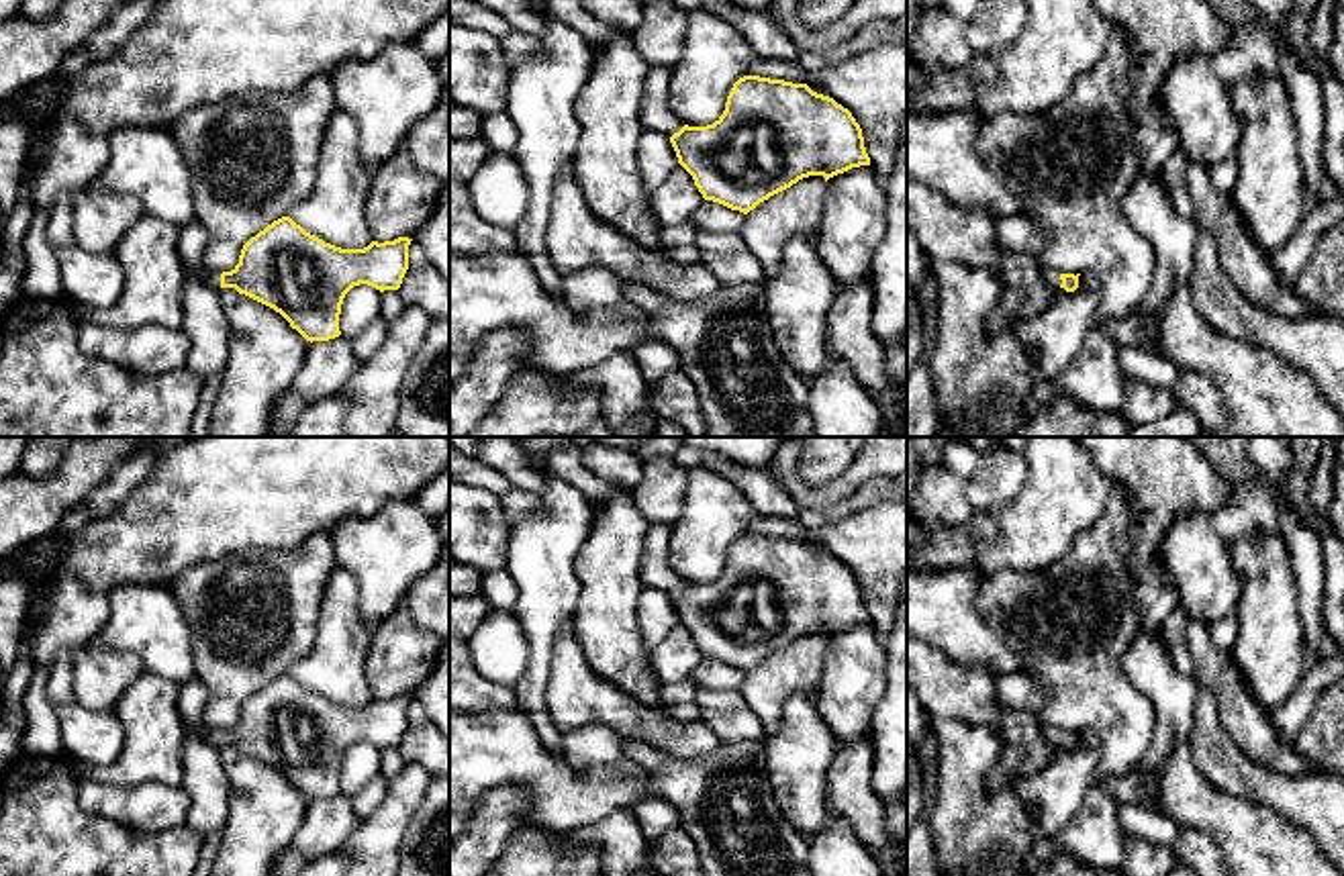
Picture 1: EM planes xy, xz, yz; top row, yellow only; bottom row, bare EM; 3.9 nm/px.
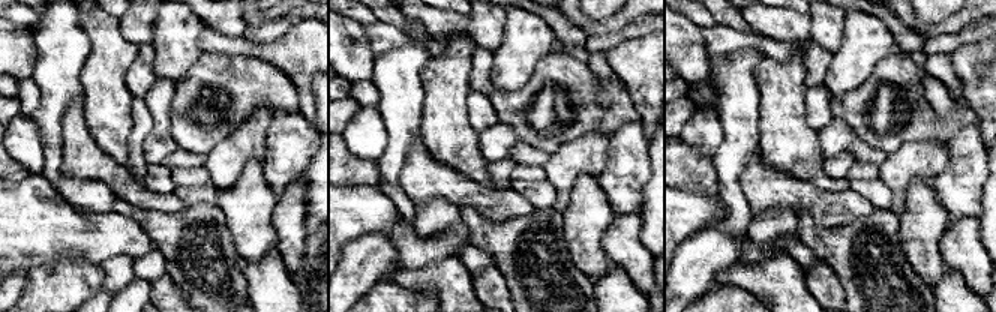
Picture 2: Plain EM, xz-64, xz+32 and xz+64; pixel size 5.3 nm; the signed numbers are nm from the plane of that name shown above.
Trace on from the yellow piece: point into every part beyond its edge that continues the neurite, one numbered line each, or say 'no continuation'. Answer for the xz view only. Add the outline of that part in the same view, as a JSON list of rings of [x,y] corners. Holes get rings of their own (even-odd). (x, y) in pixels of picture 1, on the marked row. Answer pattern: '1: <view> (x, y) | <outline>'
1: xz (656, 115) | [[[652,65],[645,78],[645,90],[639,102],[639,123],[645,131],[666,137],[678,133],[684,123],[670,108],[672,69]]]

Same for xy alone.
1: xy (193, 237) | [[[194,218],[190,225],[182,227],[178,237],[178,255],[188,274],[198,276],[212,288],[221,288],[221,274],[212,272],[202,261],[202,251],[206,247],[206,229]]]

